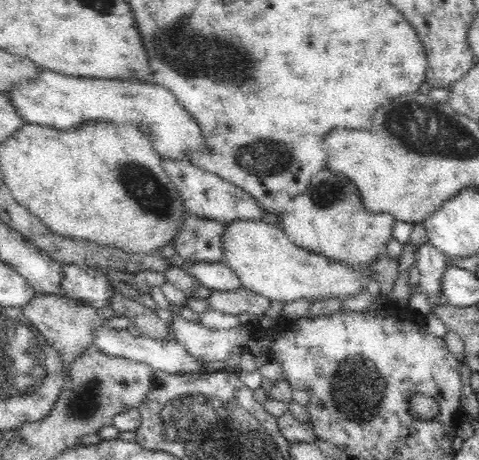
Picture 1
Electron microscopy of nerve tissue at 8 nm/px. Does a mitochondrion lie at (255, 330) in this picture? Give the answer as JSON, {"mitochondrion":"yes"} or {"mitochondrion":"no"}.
{"mitochondrion":"no"}

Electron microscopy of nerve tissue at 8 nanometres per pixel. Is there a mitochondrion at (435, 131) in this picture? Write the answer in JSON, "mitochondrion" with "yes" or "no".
{"mitochondrion":"yes"}

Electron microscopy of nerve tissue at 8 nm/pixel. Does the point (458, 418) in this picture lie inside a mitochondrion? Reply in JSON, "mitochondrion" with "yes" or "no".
{"mitochondrion":"no"}

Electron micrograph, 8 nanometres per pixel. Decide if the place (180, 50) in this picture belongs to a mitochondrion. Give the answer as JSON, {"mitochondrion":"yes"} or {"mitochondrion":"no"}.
{"mitochondrion":"yes"}

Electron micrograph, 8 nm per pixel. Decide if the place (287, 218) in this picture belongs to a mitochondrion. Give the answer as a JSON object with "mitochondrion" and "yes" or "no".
{"mitochondrion":"no"}

